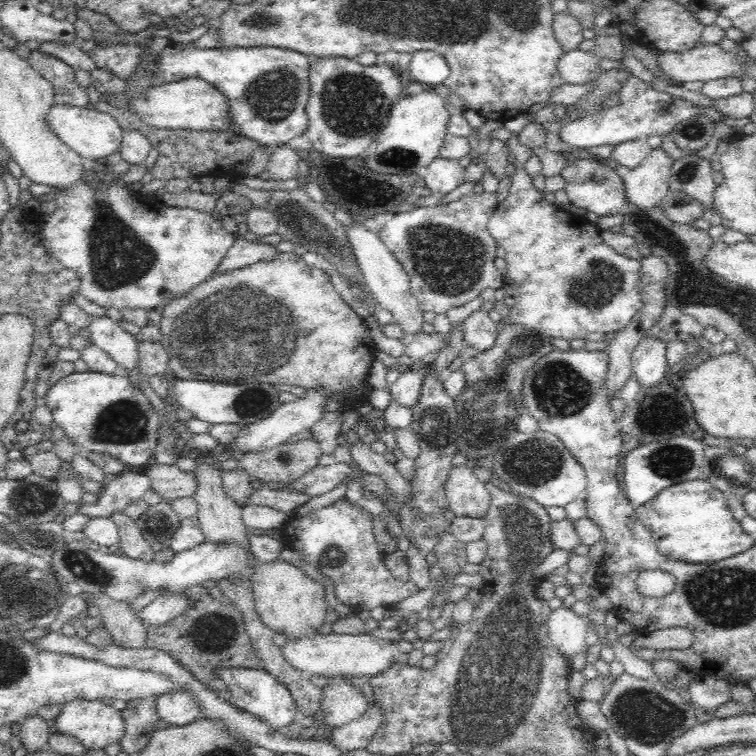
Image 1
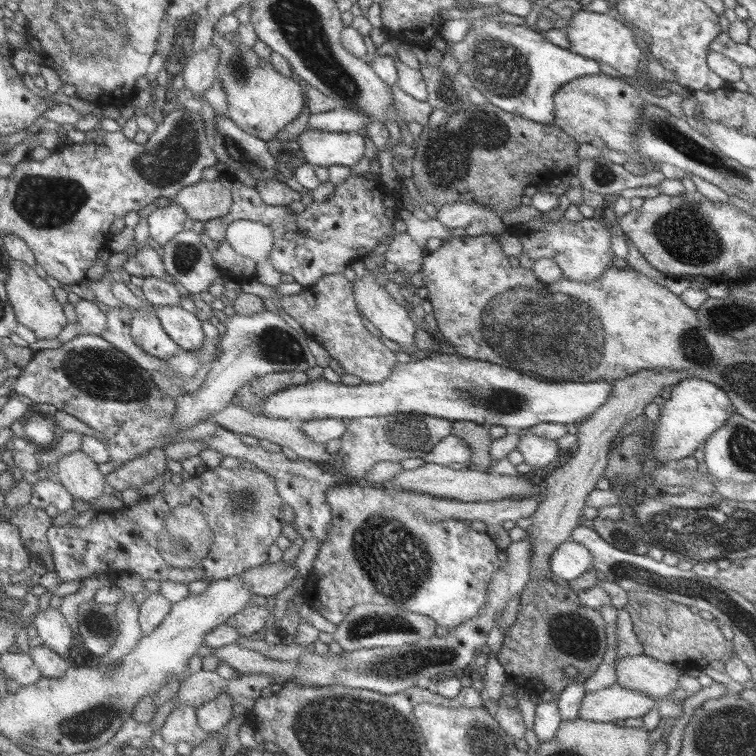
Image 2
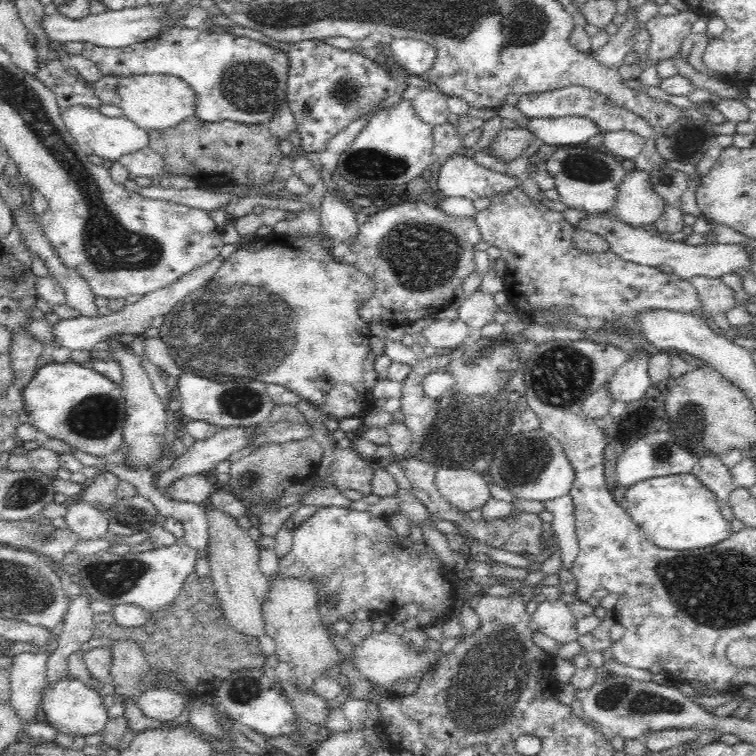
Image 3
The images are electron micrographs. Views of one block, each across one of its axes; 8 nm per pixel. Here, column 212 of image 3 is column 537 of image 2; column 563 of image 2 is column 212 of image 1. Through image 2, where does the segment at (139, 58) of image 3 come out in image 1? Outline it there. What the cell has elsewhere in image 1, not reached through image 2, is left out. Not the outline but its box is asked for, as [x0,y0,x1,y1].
[157,41,312,149]

